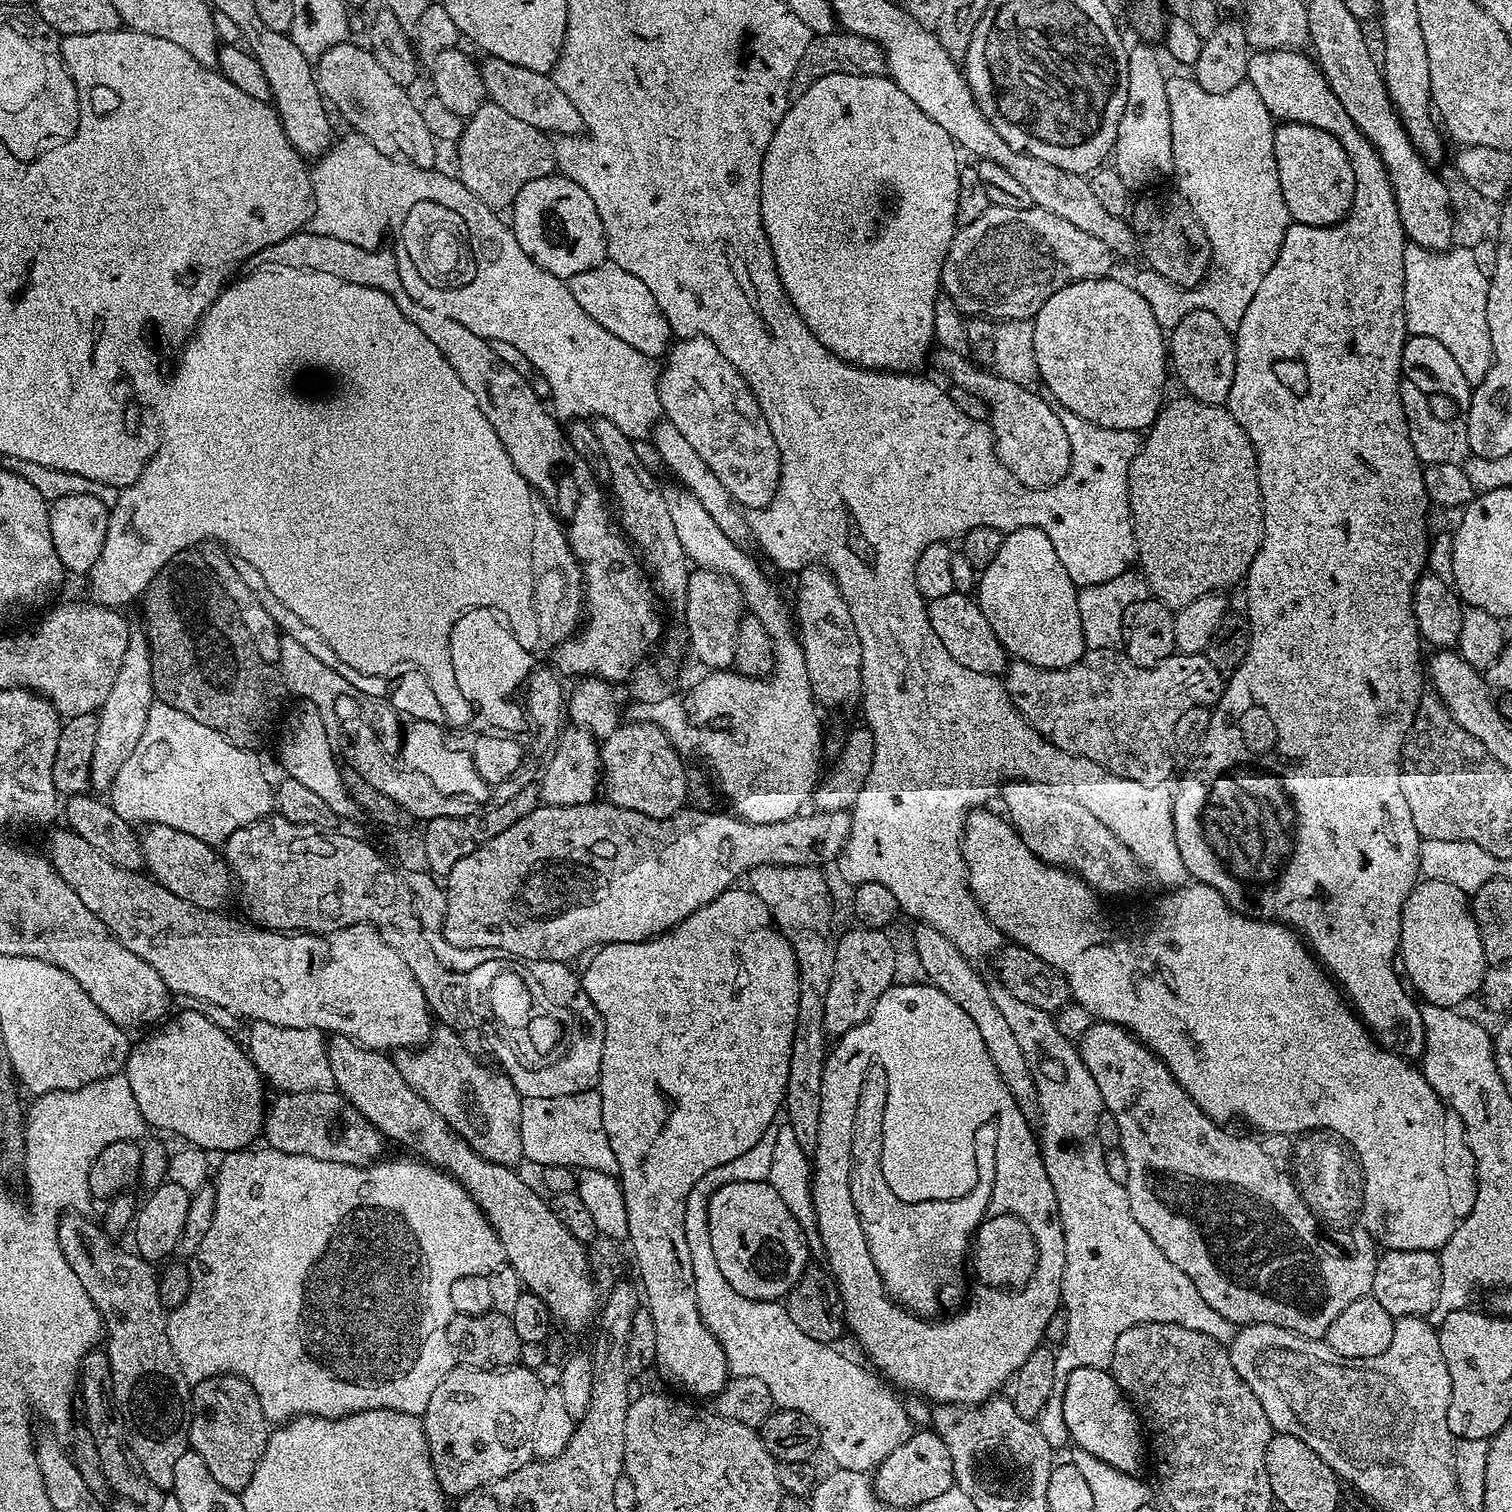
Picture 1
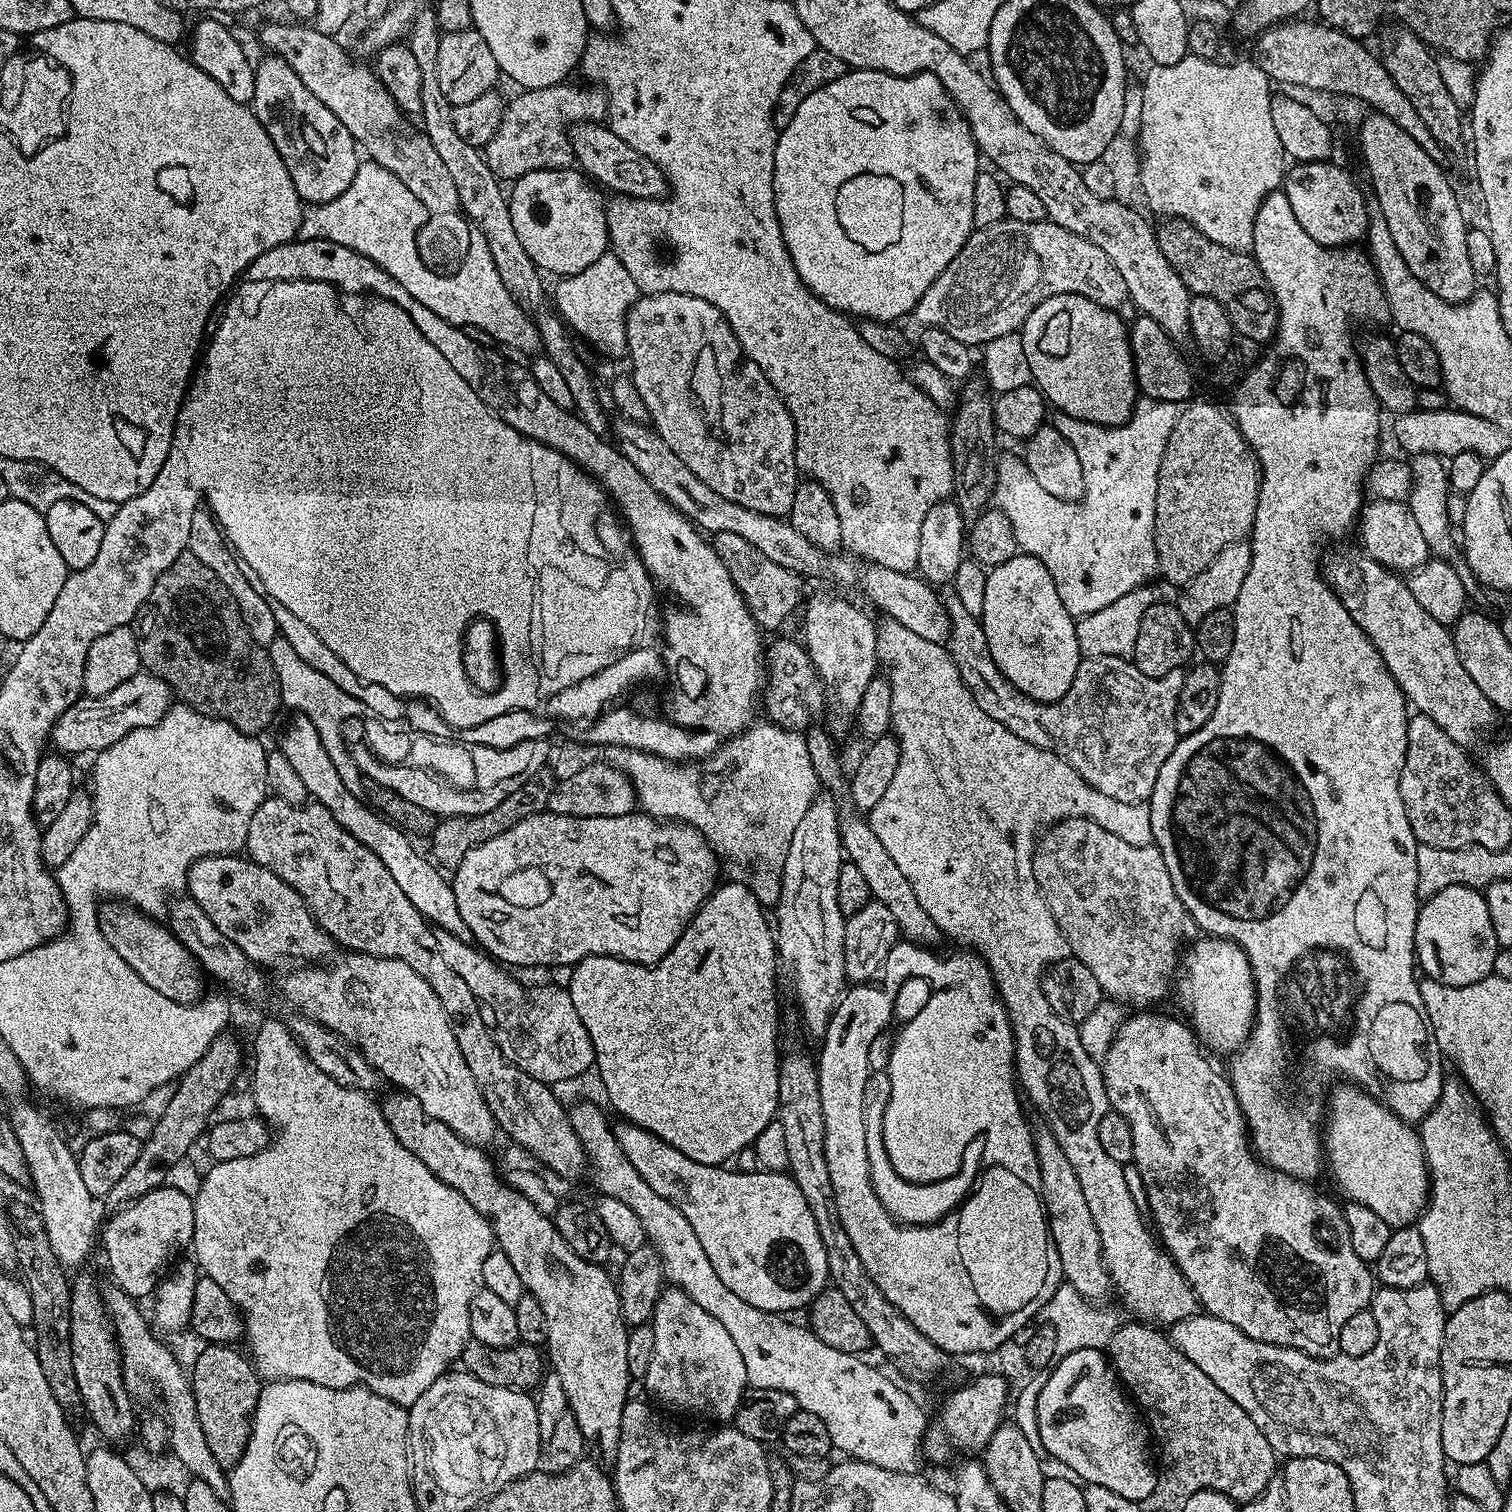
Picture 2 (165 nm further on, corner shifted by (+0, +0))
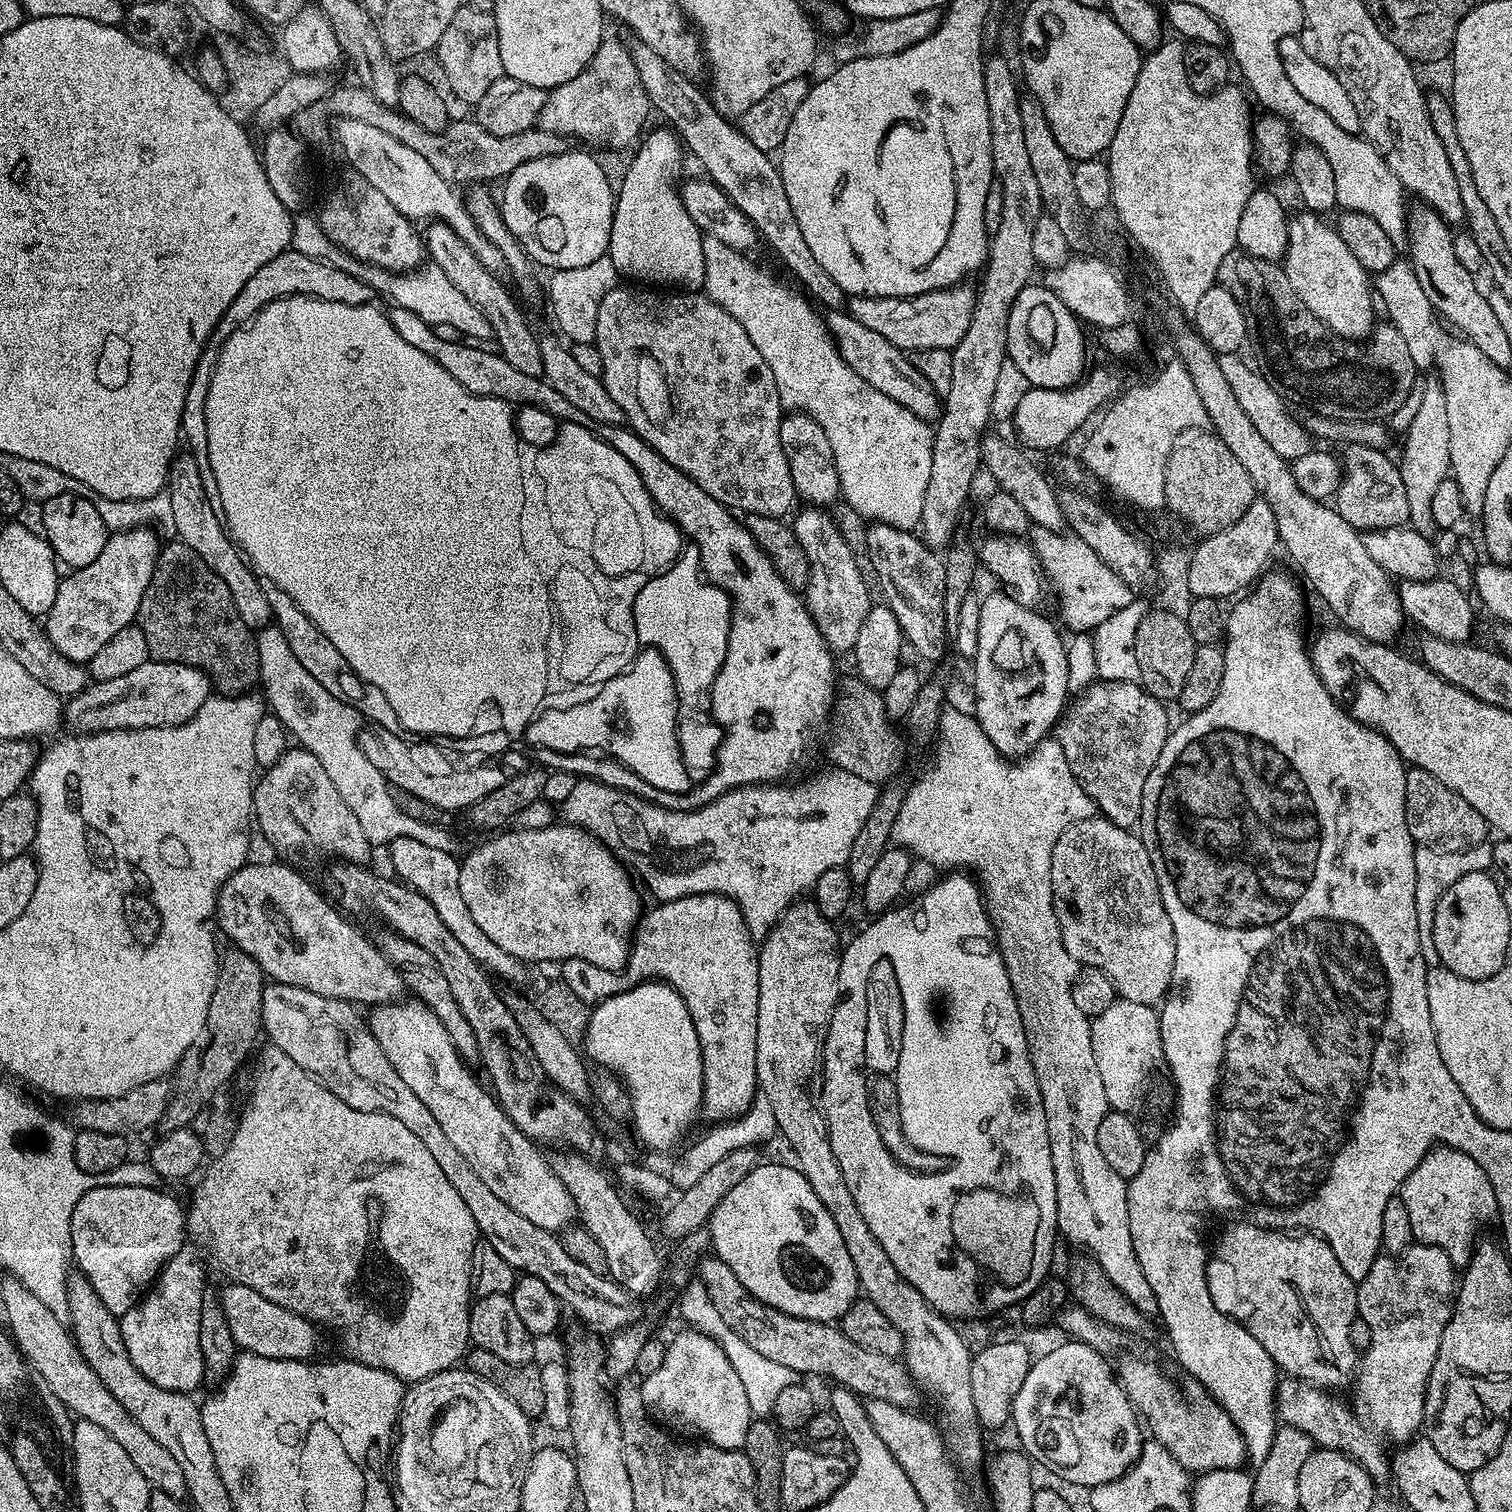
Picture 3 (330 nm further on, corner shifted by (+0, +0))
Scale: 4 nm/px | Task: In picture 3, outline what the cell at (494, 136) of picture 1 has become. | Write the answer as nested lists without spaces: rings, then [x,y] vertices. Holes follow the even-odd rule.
[[[605,38],[582,74],[570,78],[570,82],[562,82],[548,92],[548,100],[544,103],[538,124],[573,141],[585,140],[600,148],[631,149],[645,131],[648,112],[648,95],[642,86],[642,78],[638,76],[638,66],[634,66],[629,45]]]

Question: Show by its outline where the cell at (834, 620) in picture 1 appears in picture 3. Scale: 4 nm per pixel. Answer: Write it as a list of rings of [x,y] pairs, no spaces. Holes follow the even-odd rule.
[[[789,411],[780,422],[780,437],[782,438],[782,450],[788,459],[790,466],[790,478],[794,478],[794,490],[797,497],[808,506],[832,506],[835,500],[841,499],[840,479],[838,478],[838,466],[834,462],[834,450],[830,446],[830,438],[814,418],[810,418],[806,412]]]

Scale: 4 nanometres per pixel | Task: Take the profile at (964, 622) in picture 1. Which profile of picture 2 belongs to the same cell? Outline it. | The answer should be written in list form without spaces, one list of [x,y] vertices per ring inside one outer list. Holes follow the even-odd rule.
[[[617,419],[611,421],[610,432],[620,453],[626,454],[626,458],[630,458],[632,465],[642,473],[642,478],[646,482],[650,482],[650,486],[654,486],[654,490],[658,490],[658,494],[662,498],[666,498],[666,502],[674,505],[701,532],[738,534],[741,538],[746,538],[746,542],[750,542],[750,546],[758,546],[758,550],[762,550],[762,554],[766,554],[766,558],[778,562],[778,566],[786,566],[792,572],[799,572],[801,577],[821,576],[824,580],[837,580],[838,583],[845,584],[848,588],[857,588],[878,611],[885,612],[883,615],[887,619],[906,626],[906,630],[918,634],[918,638],[926,638],[926,642],[930,642],[933,646],[943,645],[947,641],[950,631],[950,612],[949,609],[944,609],[944,604],[940,601],[939,594],[936,593],[939,591],[927,580],[911,572],[899,572],[877,564],[869,564],[851,554],[840,556],[841,554],[823,552],[817,544],[806,538],[806,534],[798,534],[791,519],[770,514],[758,514],[758,510],[746,510],[746,506],[738,506],[738,502],[730,502],[730,498],[722,498],[722,494],[718,494],[710,486],[706,486],[706,482],[702,482],[702,478],[698,478],[694,474],[694,470],[690,470],[690,466],[686,466],[686,462],[682,462],[682,458],[678,458],[678,454],[674,454],[674,450],[670,450],[670,446],[666,446],[666,442],[662,442],[662,438],[656,433],[655,428],[639,420]]]

